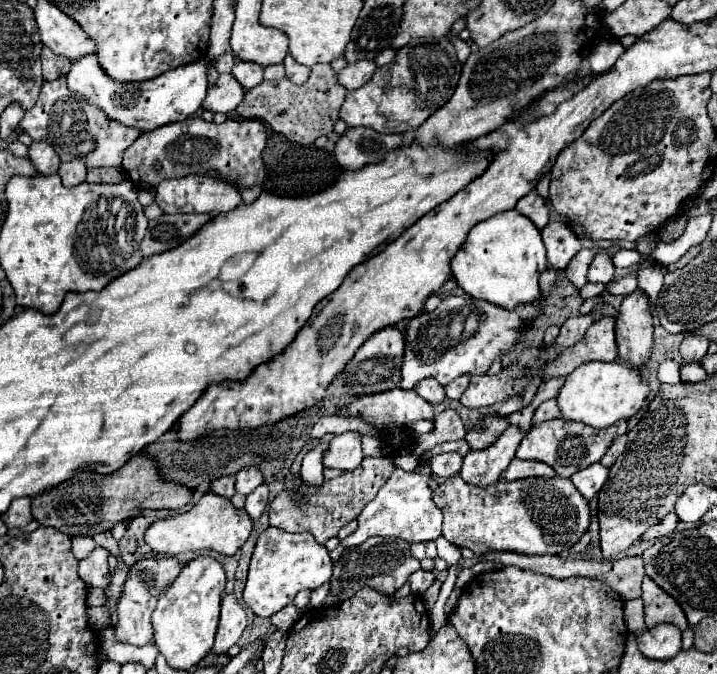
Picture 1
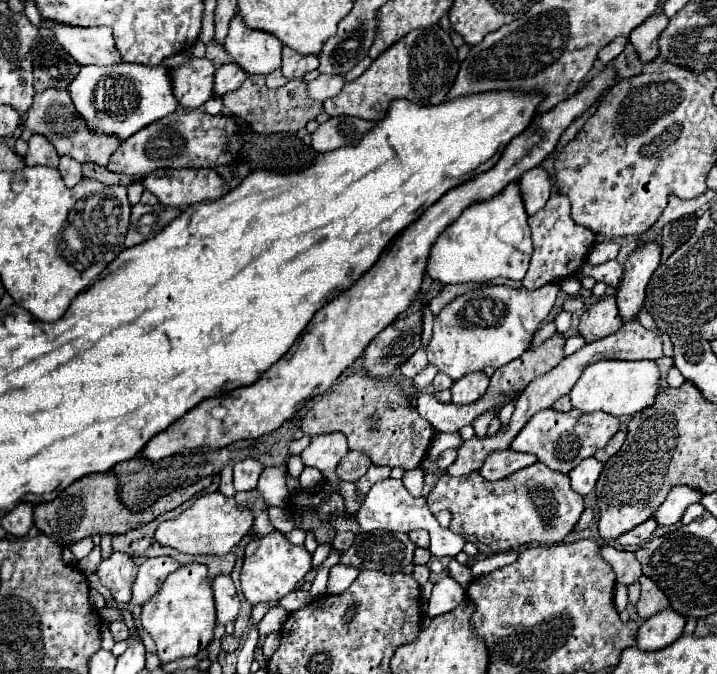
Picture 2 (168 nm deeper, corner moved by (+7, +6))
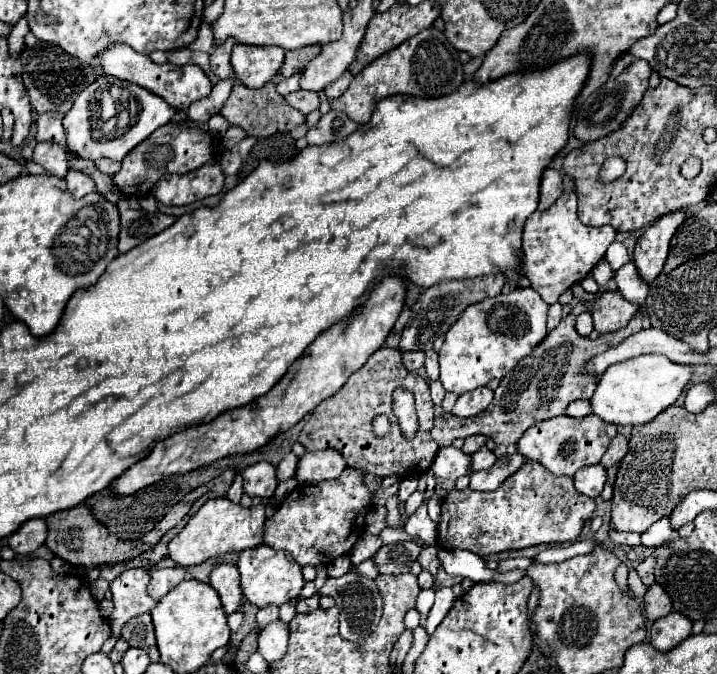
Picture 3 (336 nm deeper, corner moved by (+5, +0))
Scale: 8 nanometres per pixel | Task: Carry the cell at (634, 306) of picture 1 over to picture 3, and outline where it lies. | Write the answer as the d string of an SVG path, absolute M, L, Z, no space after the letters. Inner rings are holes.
M674 211L670 215L662 215L662 219L654 221L636 241L634 263L646 283L652 283L660 275L668 255L670 239L684 219L686 219L686 211Z

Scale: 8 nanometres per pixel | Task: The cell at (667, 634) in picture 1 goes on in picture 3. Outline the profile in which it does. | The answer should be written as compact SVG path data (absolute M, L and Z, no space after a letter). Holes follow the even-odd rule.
M674 611L654 621L650 629L652 647L656 647L658 651L670 651L678 643L682 643L686 637L690 637L690 633L692 633L692 621L686 619L682 613Z

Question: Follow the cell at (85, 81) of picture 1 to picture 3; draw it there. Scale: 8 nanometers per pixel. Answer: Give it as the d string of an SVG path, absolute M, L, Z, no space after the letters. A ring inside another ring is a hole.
M98 77L92 85L88 85L78 99L74 101L72 109L68 111L68 115L64 117L64 129L66 129L66 143L68 149L72 153L76 153L82 159L90 159L90 161L98 161L98 159L114 159L114 161L122 161L128 151L132 151L138 143L142 143L146 137L150 137L158 127L166 125L172 115L174 115L174 107L170 107L166 101L162 101L158 95L146 91L144 87L138 87L134 83L116 79L116 77ZM102 93L110 93L116 113L110 117L116 123L110 125L110 131L104 133L102 121Z

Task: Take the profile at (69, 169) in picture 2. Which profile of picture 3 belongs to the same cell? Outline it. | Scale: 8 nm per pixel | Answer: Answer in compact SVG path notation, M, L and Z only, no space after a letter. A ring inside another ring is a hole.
M74 169L68 171L68 175L66 175L66 183L68 183L68 191L70 191L74 197L78 197L78 199L82 199L84 195L96 191L96 183L94 183L94 179L92 179L90 175L80 173L80 171L74 171Z

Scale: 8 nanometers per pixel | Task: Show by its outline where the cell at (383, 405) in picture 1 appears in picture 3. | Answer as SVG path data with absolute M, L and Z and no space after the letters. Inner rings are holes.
M640 307L640 311L630 319L628 327L622 327L622 331L606 333L600 339L592 341L588 337L578 335L576 315L568 313L560 321L560 325L556 329L552 329L538 347L534 347L530 357L522 359L522 363L518 363L518 367L514 367L514 371L510 371L510 375L506 375L500 381L498 389L494 391L494 401L490 403L490 407L486 411L482 411L480 415L476 415L472 419L460 419L460 417L444 413L440 407L436 407L432 439L440 447L448 447L454 439L458 439L458 437L466 439L470 435L492 437L496 445L518 443L518 439L524 435L524 431L528 427L532 427L544 419L564 415L566 407L576 399L590 399L590 395L594 395L594 387L598 385L598 375L582 375L582 367L586 367L586 363L594 355L598 355L610 347L616 347L618 343L622 343L622 339L626 339L628 335L634 335L638 331L644 331L646 327L650 327L650 317L648 317L646 307Z

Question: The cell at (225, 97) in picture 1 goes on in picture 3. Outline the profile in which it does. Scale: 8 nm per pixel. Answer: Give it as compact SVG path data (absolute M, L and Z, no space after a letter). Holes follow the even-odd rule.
M122 43L110 45L98 59L100 59L100 65L102 65L106 75L136 83L140 87L146 87L150 93L162 97L166 103L170 103L174 109L180 109L180 111L186 111L190 107L190 103L204 99L212 91L212 83L208 81L206 73L198 65L192 65L192 63L182 65L182 67L174 67L172 63L158 65L158 63L152 63L148 59L148 55L136 53L132 47L122 45Z

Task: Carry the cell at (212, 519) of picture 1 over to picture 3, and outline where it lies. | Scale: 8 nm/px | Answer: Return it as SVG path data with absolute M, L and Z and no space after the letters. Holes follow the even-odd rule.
M226 497L208 499L196 515L188 521L188 525L168 543L170 559L176 561L182 567L198 565L206 559L220 557L224 553L240 553L244 549L254 549L262 543L262 531L264 531L264 505L252 505L250 509L244 509L240 505L230 503Z

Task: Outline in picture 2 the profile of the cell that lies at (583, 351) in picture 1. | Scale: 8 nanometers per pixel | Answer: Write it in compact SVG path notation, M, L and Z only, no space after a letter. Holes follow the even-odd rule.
M604 297L598 303L590 305L578 325L578 333L584 337L586 343L592 343L596 339L604 339L612 333L616 333L622 327L622 319L616 309L616 297Z

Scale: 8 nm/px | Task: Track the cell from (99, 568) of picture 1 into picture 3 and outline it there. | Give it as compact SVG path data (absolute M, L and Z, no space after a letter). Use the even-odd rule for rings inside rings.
M128 569L110 583L114 601L110 627L114 637L120 635L120 629L126 621L130 621L136 615L148 613L158 605L158 601L148 595L148 583L150 575L146 569Z

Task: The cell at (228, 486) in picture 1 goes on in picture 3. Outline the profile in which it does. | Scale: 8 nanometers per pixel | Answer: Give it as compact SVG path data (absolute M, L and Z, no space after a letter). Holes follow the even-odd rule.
M236 473L234 483L232 483L232 487L228 489L228 499L230 499L232 503L240 503L240 497L242 497L242 495L244 495L244 491L242 491L242 475Z

